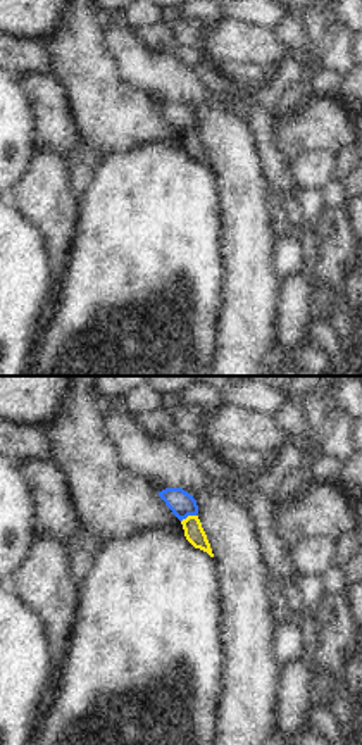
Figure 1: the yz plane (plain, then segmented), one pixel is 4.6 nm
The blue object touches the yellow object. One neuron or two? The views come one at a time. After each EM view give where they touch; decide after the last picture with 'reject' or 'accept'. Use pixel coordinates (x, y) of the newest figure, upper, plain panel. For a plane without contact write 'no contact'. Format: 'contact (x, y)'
contact (188, 128)

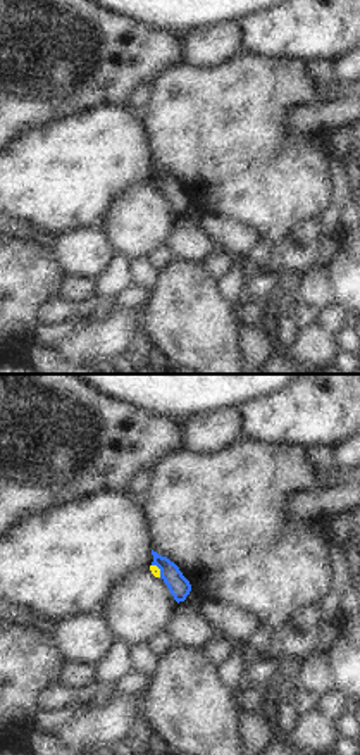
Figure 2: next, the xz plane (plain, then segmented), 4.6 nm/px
contact (159, 181)

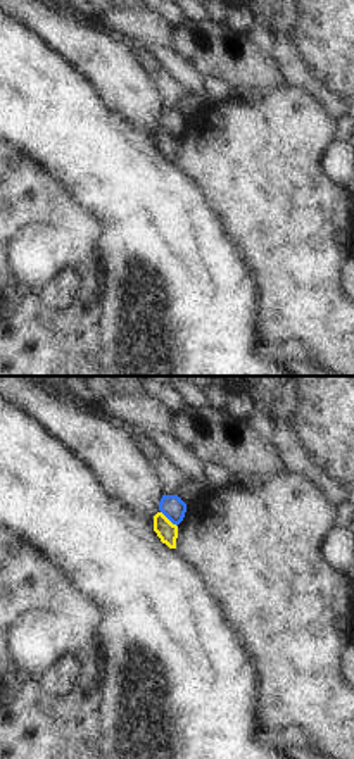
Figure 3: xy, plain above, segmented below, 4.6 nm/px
contact (170, 133)

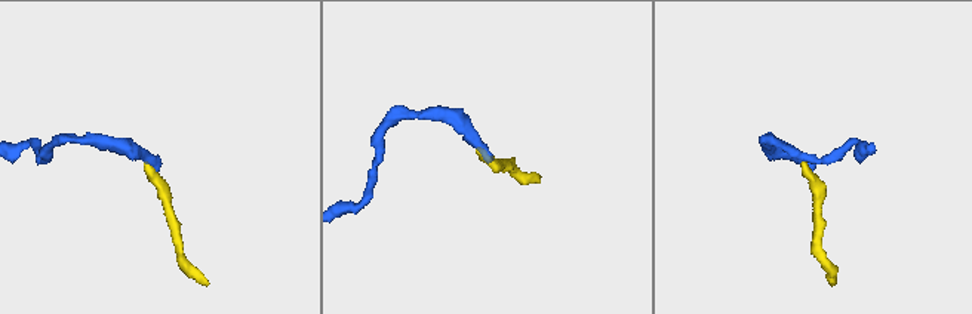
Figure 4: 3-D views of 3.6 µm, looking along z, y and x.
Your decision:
reject

